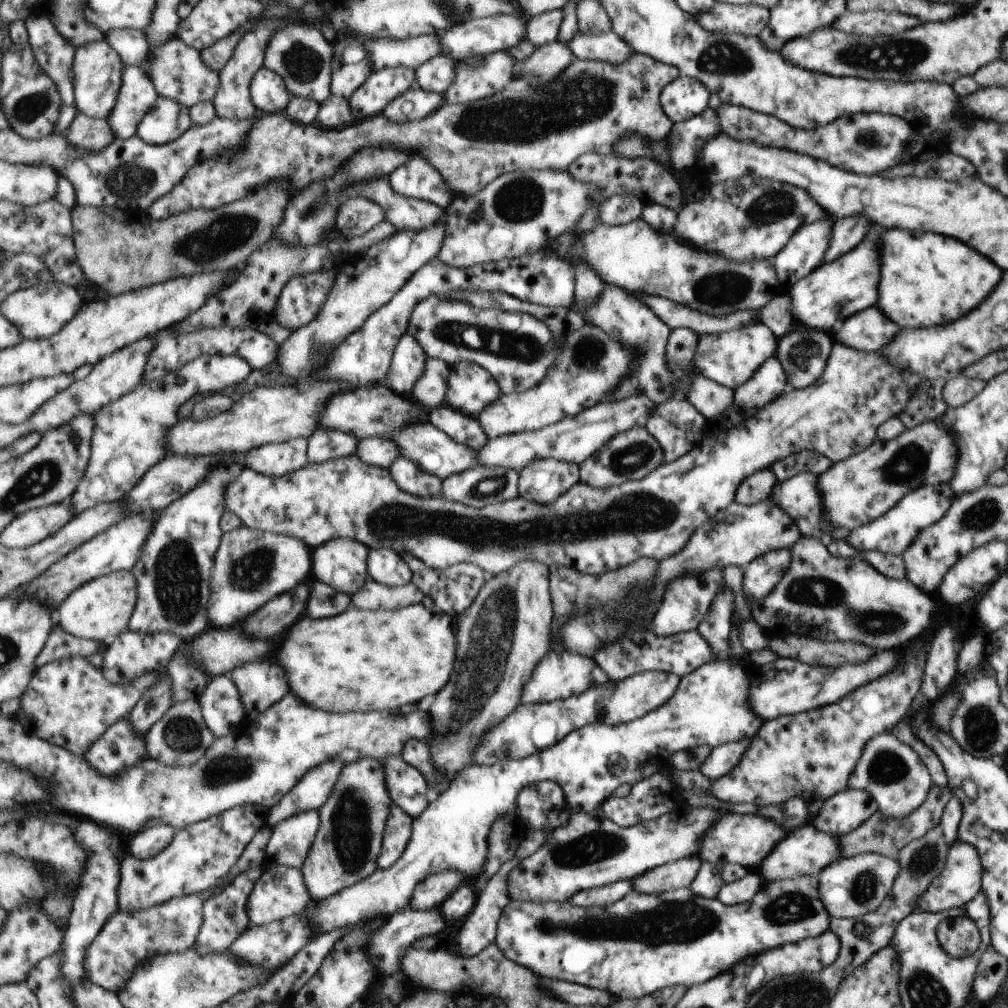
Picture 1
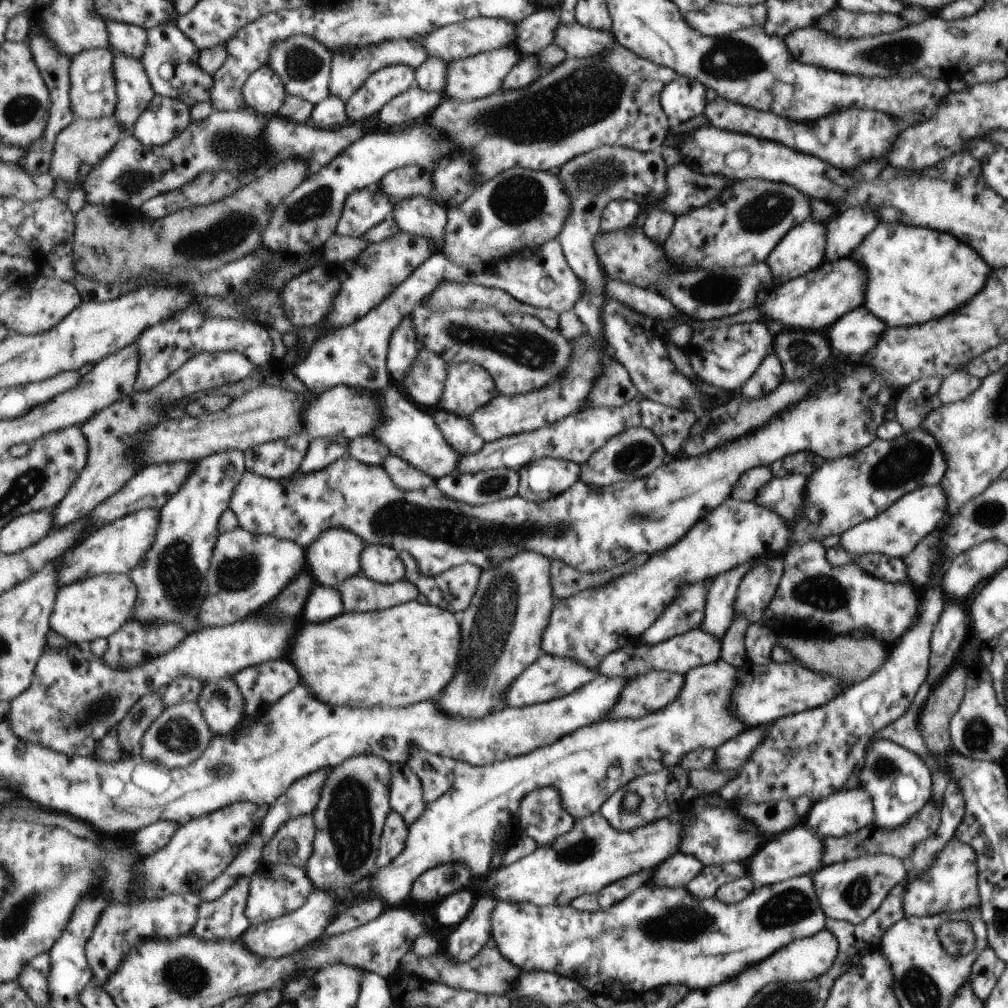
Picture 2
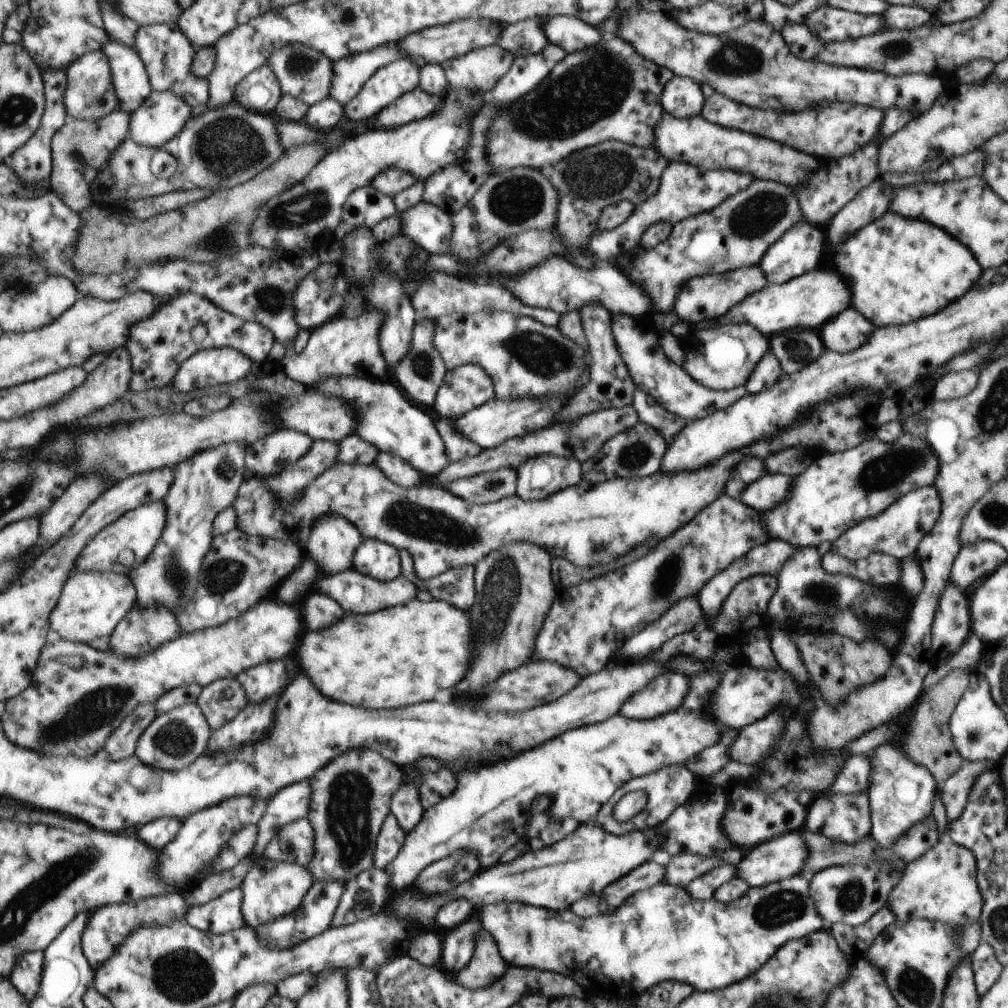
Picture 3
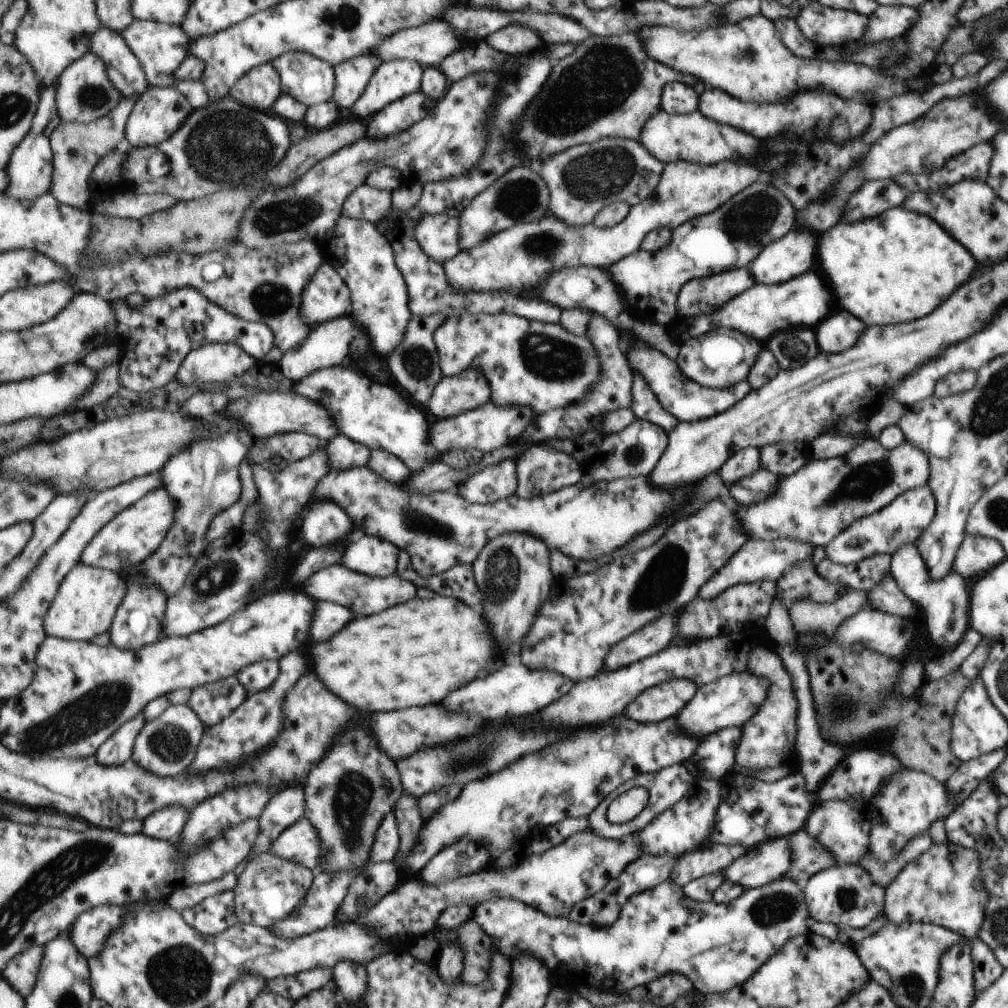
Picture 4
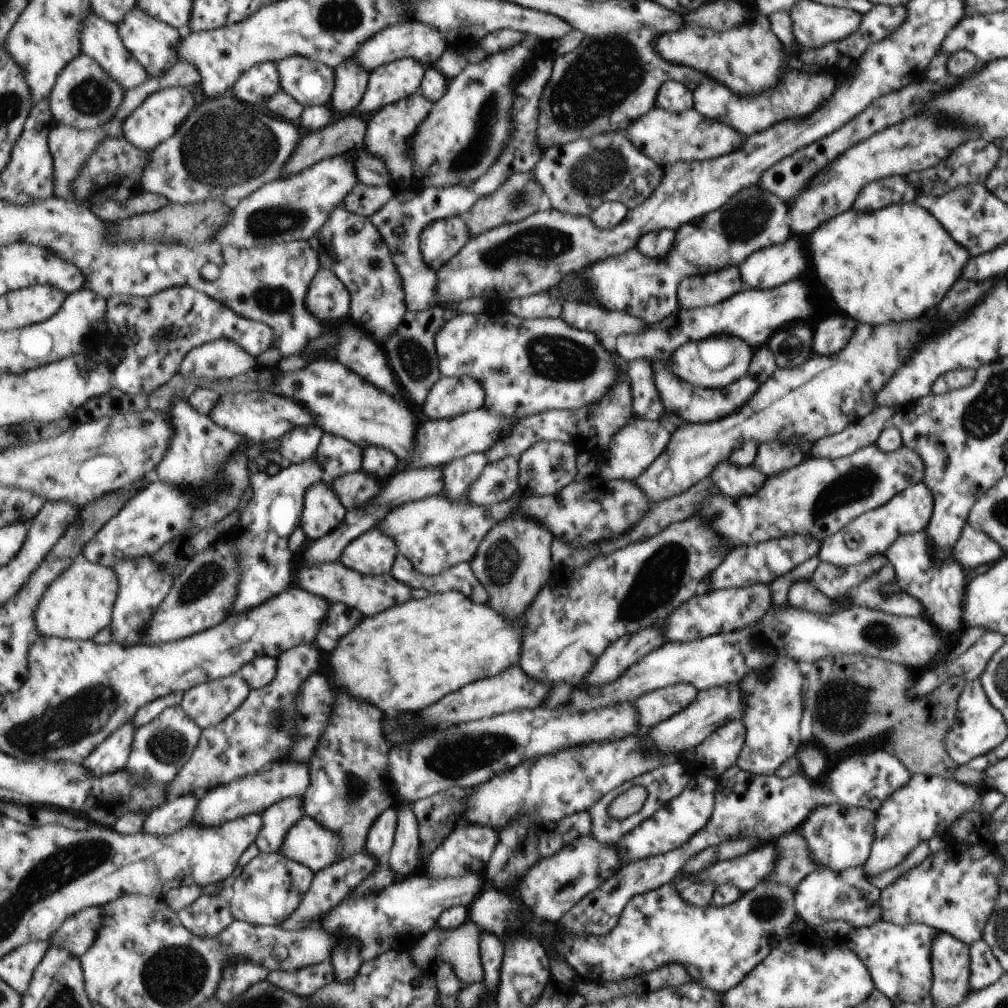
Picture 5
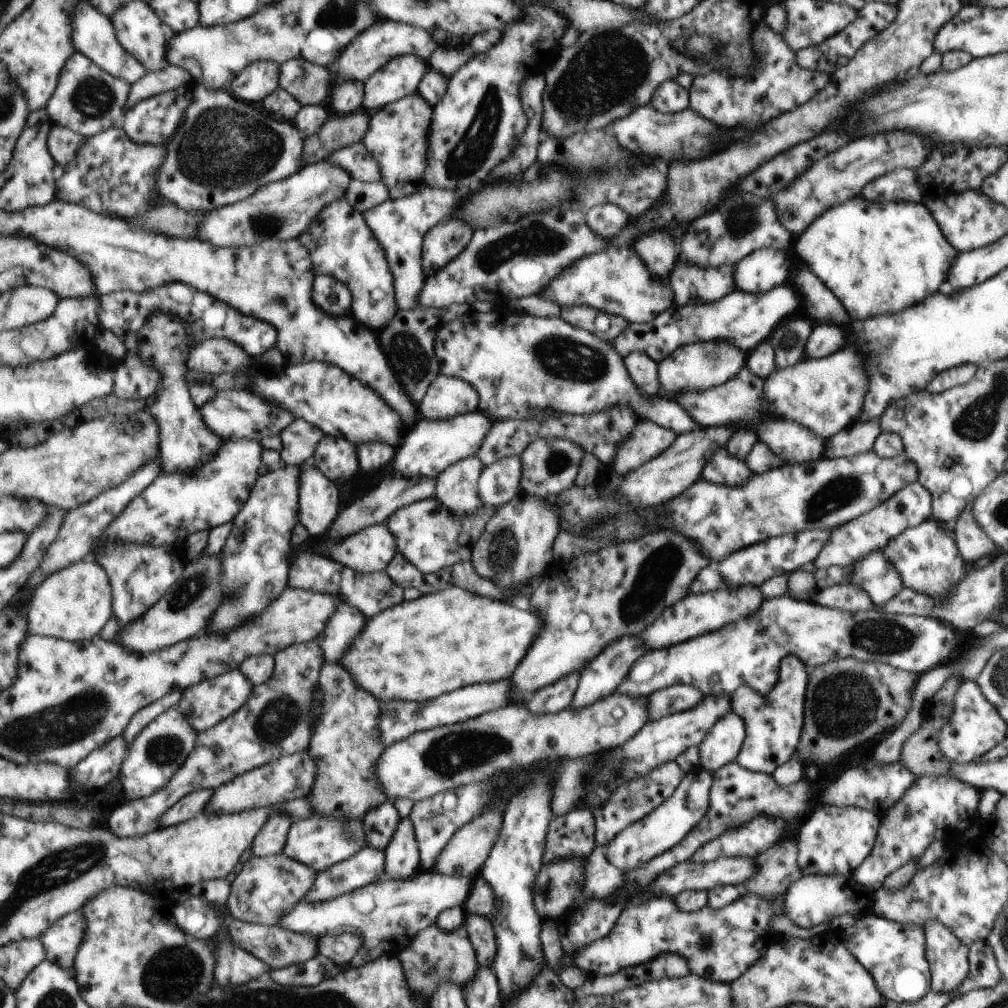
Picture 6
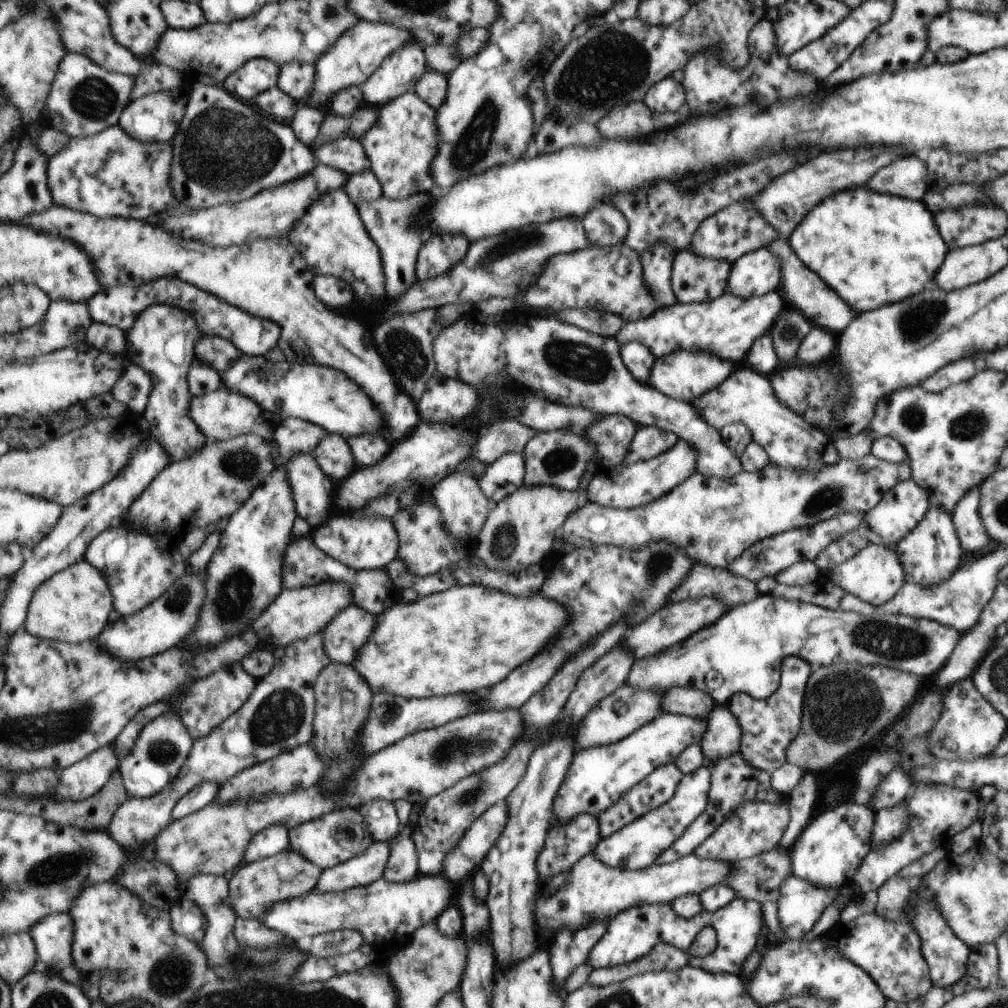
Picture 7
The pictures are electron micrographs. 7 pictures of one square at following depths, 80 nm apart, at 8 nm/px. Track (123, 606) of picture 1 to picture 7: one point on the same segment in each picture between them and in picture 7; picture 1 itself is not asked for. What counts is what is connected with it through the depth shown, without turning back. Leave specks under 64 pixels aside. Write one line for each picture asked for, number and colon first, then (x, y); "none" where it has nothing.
2: (96, 608)
3: (93, 603)
4: (85, 607)
5: (79, 605)
6: (75, 604)
7: (75, 605)

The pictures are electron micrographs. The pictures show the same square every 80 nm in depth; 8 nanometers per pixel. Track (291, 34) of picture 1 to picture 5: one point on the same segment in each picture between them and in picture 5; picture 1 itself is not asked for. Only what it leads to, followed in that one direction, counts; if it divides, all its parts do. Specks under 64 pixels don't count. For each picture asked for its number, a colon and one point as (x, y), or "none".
2: (305, 64)
3: (306, 74)
4: (312, 81)
5: (311, 83)

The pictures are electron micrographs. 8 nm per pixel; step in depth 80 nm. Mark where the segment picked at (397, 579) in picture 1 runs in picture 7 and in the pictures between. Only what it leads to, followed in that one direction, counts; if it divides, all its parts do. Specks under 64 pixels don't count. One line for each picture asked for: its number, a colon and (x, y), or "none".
2: (382, 563)
3: (380, 560)
4: (373, 556)
5: (374, 553)
6: (372, 550)
7: (371, 543)

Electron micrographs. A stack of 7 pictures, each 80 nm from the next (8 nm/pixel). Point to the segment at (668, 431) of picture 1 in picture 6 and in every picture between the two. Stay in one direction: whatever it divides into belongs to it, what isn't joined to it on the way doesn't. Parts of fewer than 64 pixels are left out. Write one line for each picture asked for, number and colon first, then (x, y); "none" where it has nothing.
2: (671, 425)
3: (647, 411)
4: (644, 406)
5: (645, 404)
6: (642, 370)

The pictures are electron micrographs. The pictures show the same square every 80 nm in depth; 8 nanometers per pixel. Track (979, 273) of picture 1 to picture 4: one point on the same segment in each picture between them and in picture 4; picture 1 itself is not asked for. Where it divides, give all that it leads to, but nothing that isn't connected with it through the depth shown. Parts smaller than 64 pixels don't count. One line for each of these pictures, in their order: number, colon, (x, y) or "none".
2: (915, 274)
3: (898, 270)
4: (902, 265)

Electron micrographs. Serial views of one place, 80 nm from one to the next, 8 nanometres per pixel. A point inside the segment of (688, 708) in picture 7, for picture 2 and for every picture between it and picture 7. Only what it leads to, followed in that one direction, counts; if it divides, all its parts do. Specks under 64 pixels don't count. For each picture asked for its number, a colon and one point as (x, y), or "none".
2: (646, 693)
3: (664, 694)
4: (655, 704)
5: (660, 704)
6: (676, 699)

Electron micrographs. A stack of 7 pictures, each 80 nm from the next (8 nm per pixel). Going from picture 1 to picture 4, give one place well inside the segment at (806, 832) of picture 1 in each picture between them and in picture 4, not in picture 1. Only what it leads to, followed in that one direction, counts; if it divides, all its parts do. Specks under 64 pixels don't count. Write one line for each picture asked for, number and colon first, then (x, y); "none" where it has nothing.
2: (795, 852)
3: (771, 861)
4: (758, 866)

